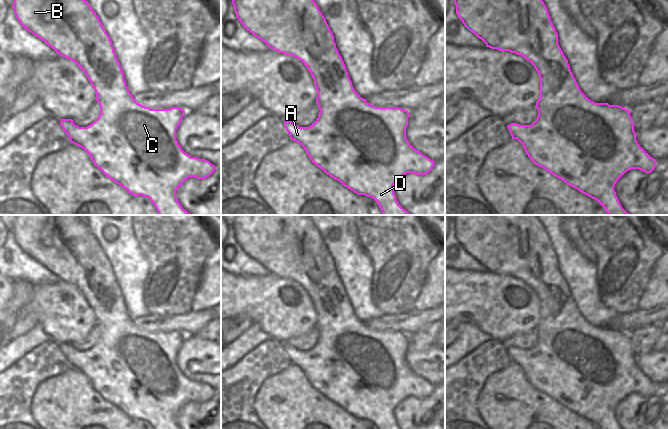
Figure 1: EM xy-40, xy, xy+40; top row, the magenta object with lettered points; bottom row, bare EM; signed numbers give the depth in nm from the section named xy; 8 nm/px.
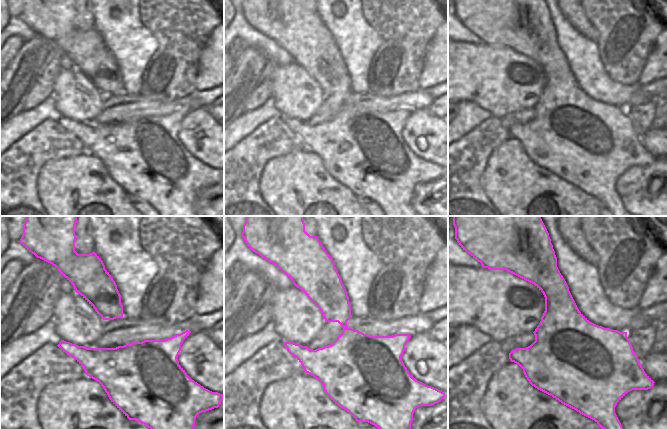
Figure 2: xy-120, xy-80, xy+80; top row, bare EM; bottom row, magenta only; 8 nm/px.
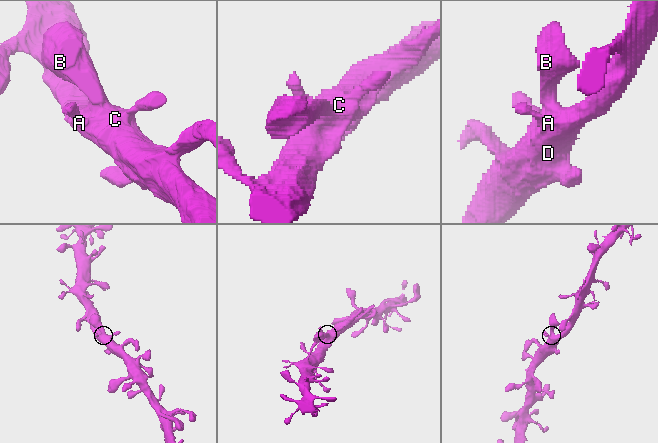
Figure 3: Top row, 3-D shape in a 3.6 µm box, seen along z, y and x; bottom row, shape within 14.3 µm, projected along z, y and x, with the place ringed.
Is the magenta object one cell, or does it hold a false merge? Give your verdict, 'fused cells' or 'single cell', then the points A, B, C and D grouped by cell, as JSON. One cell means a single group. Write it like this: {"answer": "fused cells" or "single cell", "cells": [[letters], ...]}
{"answer": "single cell", "cells": [["A", "B", "C", "D"]]}

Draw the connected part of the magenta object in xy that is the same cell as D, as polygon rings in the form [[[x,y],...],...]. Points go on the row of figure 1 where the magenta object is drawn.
[[[232,0],[232,4],[234,6],[236,18],[247,31],[263,41],[270,49],[299,59],[306,66],[314,80],[314,86],[318,94],[316,104],[320,110],[318,118],[309,127],[299,127],[291,121],[284,121],[284,128],[288,132],[290,139],[299,143],[304,148],[312,163],[319,167],[324,173],[339,181],[342,185],[357,195],[371,197],[378,204],[383,215],[410,215],[408,211],[398,204],[394,194],[394,184],[407,173],[415,173],[417,175],[425,175],[429,173],[434,166],[434,161],[417,151],[408,142],[406,138],[406,128],[408,126],[409,112],[399,107],[375,107],[367,103],[366,99],[363,99],[354,90],[346,66],[336,48],[334,36],[314,0]]]

